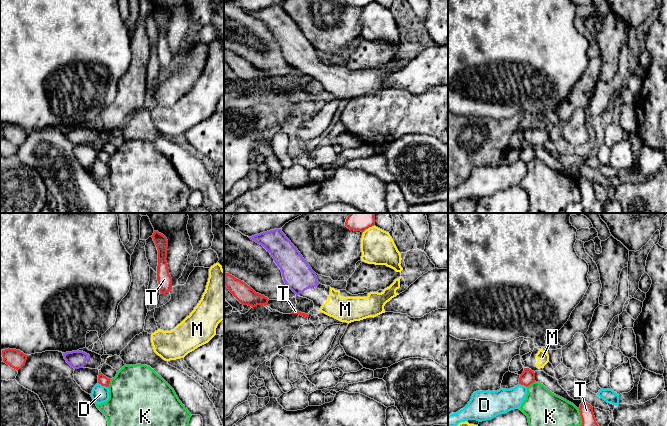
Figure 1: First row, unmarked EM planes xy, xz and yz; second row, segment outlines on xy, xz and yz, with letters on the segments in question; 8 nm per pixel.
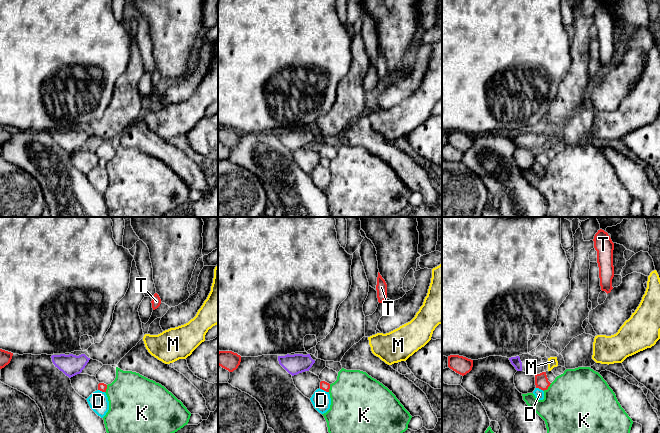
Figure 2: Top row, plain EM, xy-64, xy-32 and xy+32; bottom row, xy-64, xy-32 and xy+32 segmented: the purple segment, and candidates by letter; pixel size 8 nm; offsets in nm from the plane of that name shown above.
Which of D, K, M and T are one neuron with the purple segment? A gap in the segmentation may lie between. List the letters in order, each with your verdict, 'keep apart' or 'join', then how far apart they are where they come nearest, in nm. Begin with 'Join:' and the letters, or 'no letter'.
Join: M
D: keep apart; 180 nm apart
K: keep apart; 240 nm apart
M: join; 90 nm apart
T: keep apart; 110 nm apart

